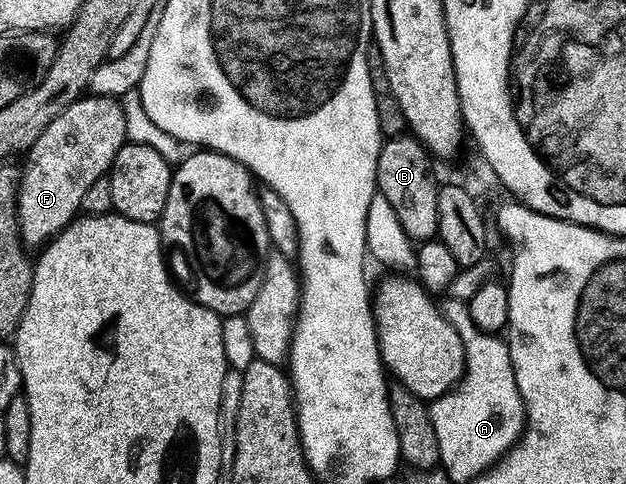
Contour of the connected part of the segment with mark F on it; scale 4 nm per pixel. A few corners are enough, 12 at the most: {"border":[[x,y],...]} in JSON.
{"border":[[85,95],[34,139],[16,218],[43,246],[126,144],[124,106]]}

